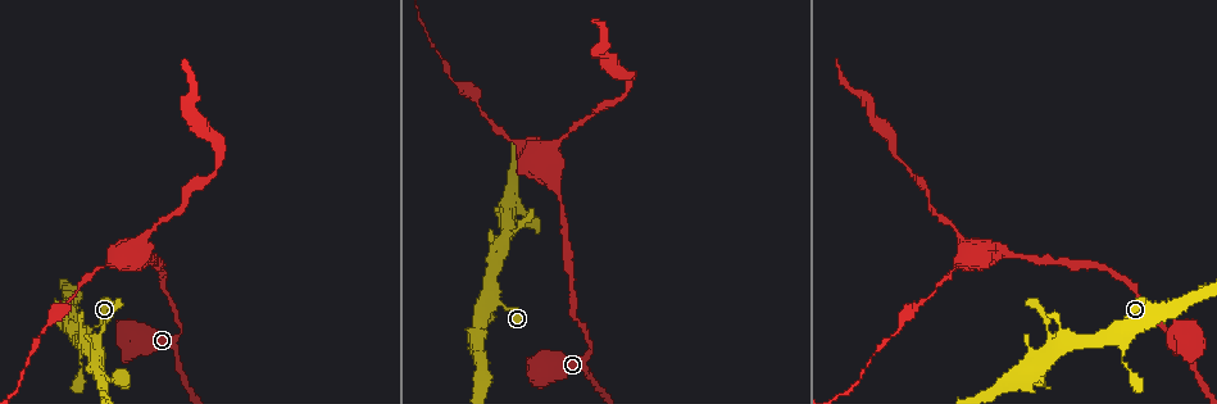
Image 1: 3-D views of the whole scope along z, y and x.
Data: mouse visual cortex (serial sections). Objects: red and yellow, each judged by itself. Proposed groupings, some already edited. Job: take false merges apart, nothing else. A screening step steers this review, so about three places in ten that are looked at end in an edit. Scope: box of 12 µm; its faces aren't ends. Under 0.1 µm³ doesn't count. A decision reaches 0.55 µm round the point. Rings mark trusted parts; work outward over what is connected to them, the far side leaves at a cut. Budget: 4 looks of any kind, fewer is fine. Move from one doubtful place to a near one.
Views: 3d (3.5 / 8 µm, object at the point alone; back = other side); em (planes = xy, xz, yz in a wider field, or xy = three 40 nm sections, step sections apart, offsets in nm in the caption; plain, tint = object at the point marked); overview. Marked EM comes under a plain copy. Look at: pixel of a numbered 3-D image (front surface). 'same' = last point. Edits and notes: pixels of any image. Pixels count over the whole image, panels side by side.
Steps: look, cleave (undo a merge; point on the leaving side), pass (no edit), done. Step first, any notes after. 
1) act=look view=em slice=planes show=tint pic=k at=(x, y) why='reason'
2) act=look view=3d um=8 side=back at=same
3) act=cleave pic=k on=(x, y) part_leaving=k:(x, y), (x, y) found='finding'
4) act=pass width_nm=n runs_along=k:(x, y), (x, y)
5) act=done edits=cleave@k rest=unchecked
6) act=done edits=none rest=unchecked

act=look view=3d um=8 pic=1 at=(1113, 331)

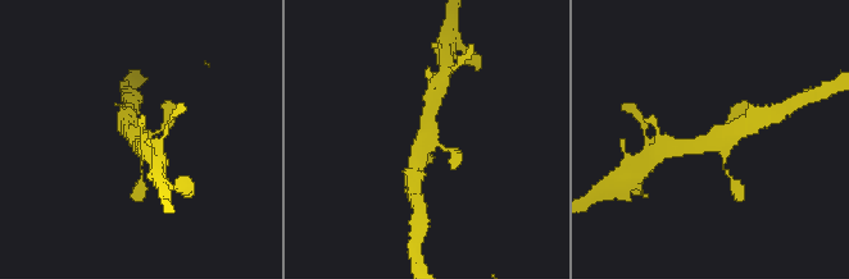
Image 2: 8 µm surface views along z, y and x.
act=look view=em slice=planes show=tint pic=2 at=(431, 134)

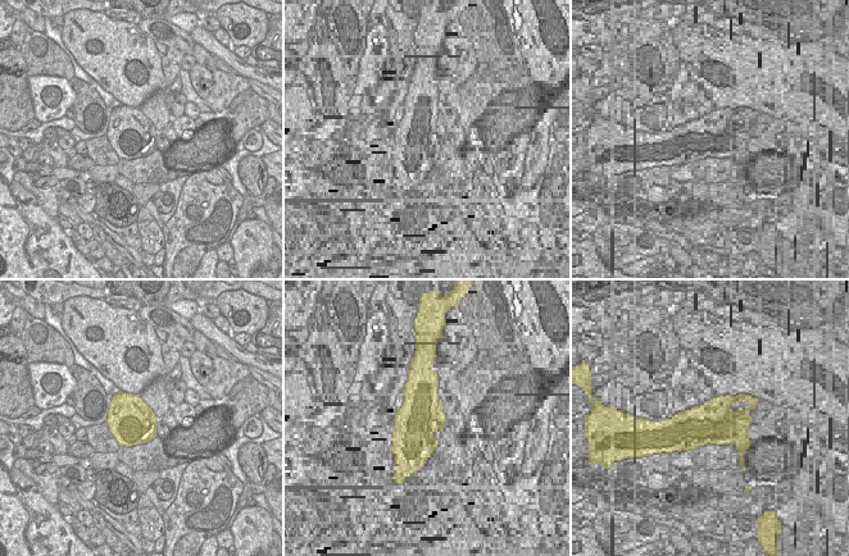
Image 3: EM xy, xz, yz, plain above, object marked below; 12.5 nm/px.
act=pass runs_along=2:(734, 120), (709, 142), (680, 147) found='continuous, no second cell'

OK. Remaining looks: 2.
act=look view=3d um=3.5 side=back pic=1 at=(96, 271) why='a narrow waist'

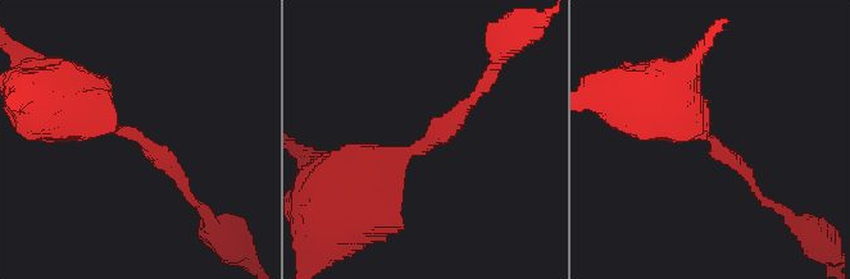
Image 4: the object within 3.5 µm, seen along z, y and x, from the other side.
act=look view=em slice=xy step=1 show=tint pic=4 at=(136, 138) arm_widths_nm=200,450

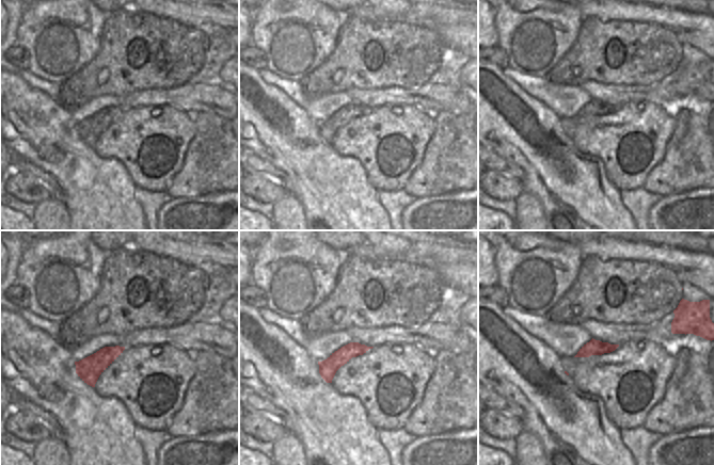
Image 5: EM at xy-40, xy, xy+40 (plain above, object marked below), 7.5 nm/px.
act=pass runs_along=4:(358, 187), (413, 151), (472, 95) found='one cell here'

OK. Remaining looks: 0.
act=done edits=none rest=unchecked

